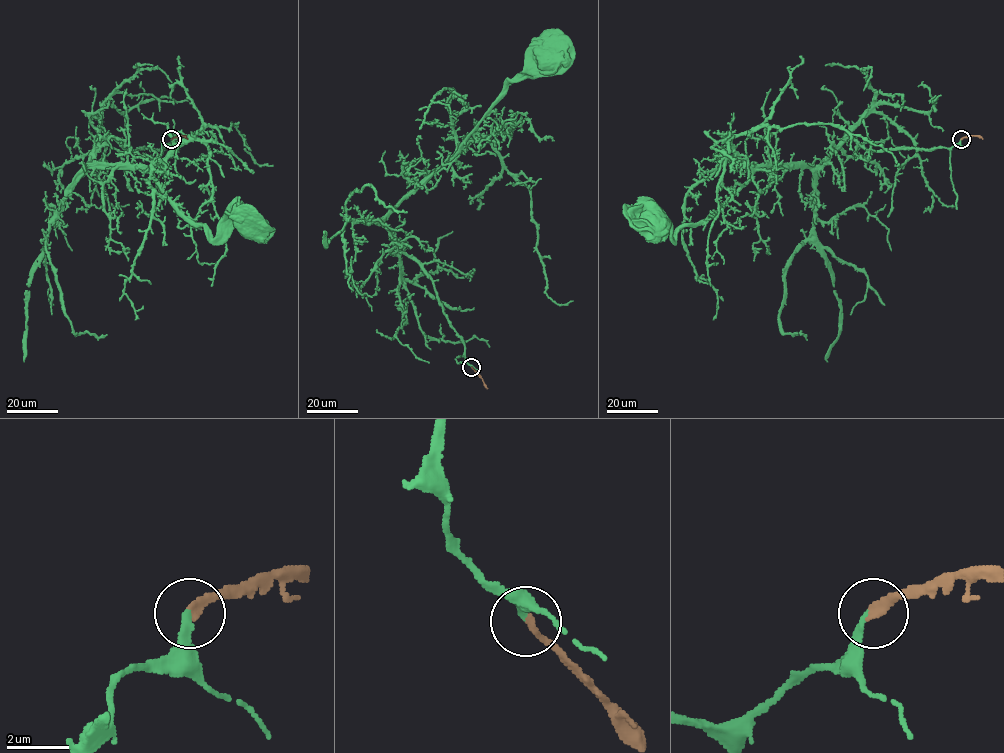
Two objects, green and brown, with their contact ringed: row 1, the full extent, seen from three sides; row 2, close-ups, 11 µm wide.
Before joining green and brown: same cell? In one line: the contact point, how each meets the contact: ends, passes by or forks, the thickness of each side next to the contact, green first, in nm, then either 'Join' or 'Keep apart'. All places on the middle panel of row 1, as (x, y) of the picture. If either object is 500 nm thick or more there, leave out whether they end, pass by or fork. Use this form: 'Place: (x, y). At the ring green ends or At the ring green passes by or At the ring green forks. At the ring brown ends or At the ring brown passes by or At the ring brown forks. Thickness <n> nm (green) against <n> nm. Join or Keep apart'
Place: (471, 367). At the ring green ends. At the ring brown ends. Thickness 190 nm (green) against 200 nm. Join

